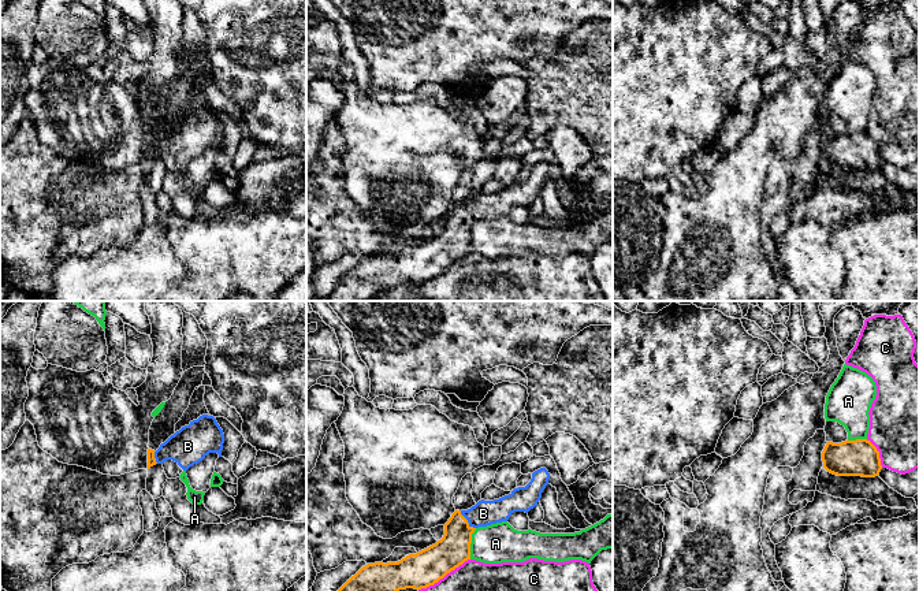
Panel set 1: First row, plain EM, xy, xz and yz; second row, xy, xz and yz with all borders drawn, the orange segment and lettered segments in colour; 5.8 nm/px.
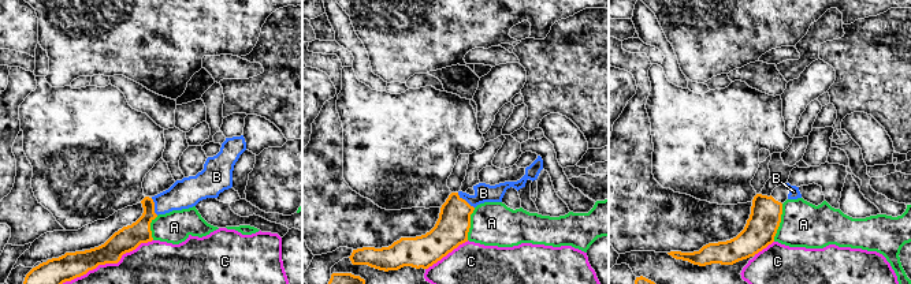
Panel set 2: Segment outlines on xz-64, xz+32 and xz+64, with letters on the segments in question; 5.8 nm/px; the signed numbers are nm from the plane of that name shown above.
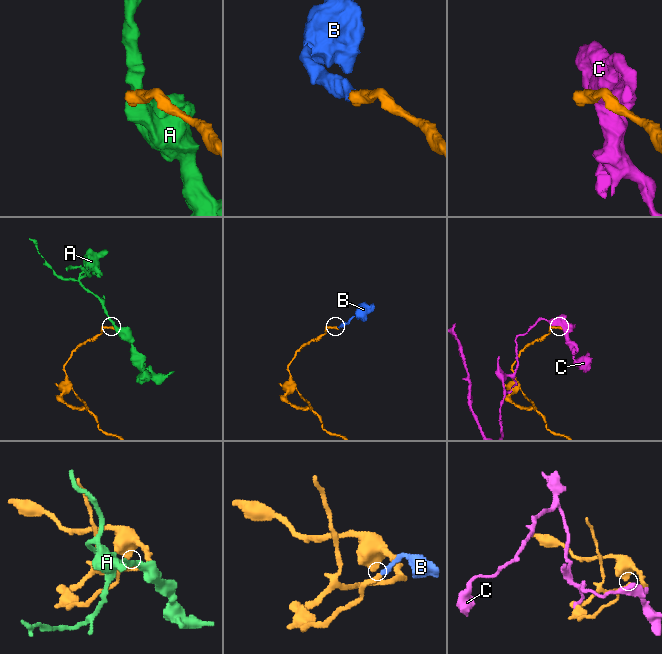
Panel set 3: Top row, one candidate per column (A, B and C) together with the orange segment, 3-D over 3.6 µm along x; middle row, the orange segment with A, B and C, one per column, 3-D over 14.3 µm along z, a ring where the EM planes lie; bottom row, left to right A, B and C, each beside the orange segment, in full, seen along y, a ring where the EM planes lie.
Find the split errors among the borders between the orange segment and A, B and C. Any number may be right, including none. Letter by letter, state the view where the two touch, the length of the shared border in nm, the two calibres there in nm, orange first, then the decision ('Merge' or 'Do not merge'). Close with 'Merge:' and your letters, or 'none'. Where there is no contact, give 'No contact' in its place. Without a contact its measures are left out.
A: Touches orange in xz. Shared border 190 nm. Thickness 200 nm (orange) against 240 nm. Do not merge
B: Touches orange in xz. Shared border 140 nm. Thickness 190 nm (orange) against 150 nm. Merge
C: Touches orange in xz. Shared border 360 nm. Thickness 220 nm (orange) against 180 nm. Do not merge
Merge: B

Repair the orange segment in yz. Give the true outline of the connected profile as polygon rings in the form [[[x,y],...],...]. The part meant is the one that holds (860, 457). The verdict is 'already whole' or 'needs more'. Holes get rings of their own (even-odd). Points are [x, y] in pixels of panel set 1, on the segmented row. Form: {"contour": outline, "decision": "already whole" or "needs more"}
{"contour": [[[867,439],[827,442],[822,461],[823,468],[837,476],[875,477],[882,469],[879,451]]], "decision": "already whole"}

